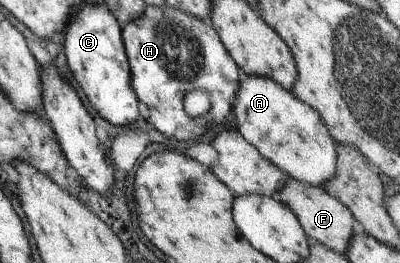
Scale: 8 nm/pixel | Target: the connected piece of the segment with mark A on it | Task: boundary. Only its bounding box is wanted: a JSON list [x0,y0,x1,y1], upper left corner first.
[231,75,336,187]

